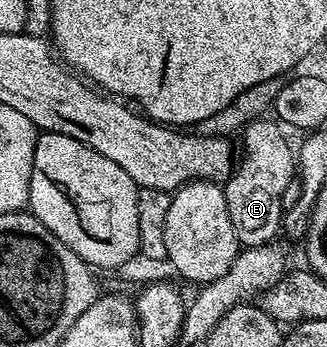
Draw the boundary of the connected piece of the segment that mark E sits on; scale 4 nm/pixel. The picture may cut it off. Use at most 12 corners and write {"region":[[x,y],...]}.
{"region":[[282,125],[243,129],[245,157],[224,181],[238,245],[258,248],[283,228],[295,152]]}

